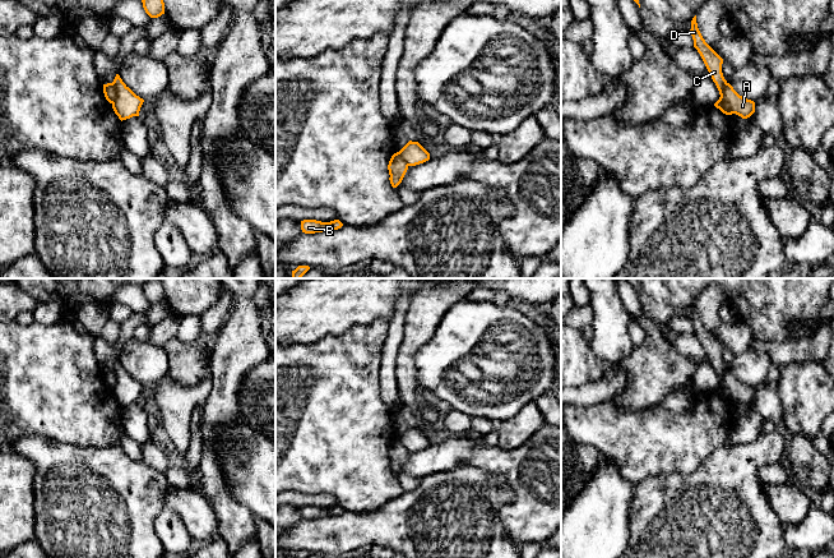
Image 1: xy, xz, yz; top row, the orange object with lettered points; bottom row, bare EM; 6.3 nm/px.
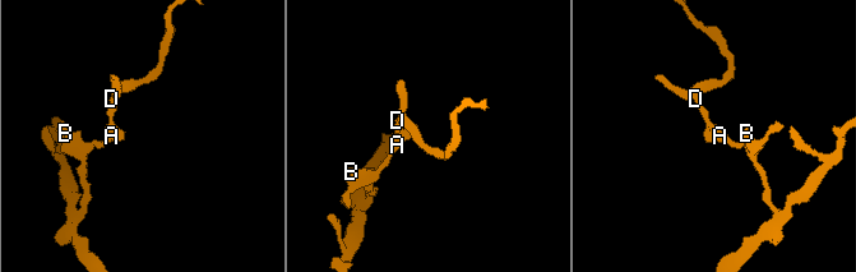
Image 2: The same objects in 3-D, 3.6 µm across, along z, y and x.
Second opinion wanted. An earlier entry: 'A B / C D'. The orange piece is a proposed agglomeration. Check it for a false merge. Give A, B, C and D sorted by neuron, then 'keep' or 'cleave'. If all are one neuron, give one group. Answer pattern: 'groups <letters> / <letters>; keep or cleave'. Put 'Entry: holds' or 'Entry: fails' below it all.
groups A B / C D; cleave
Entry: holds

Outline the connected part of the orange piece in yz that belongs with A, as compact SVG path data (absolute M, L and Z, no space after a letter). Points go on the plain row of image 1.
M729 369L724 372L721 383L731 392L732 400L742 405L747 405L755 398L755 388L740 382Z

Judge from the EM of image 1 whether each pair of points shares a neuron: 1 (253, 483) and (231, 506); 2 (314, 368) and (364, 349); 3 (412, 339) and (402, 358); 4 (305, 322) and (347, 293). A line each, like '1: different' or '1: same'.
1: different
2: same
3: same
4: same

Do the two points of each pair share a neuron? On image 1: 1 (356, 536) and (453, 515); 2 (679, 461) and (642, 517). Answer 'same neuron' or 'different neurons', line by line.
1: same neuron
2: different neurons

